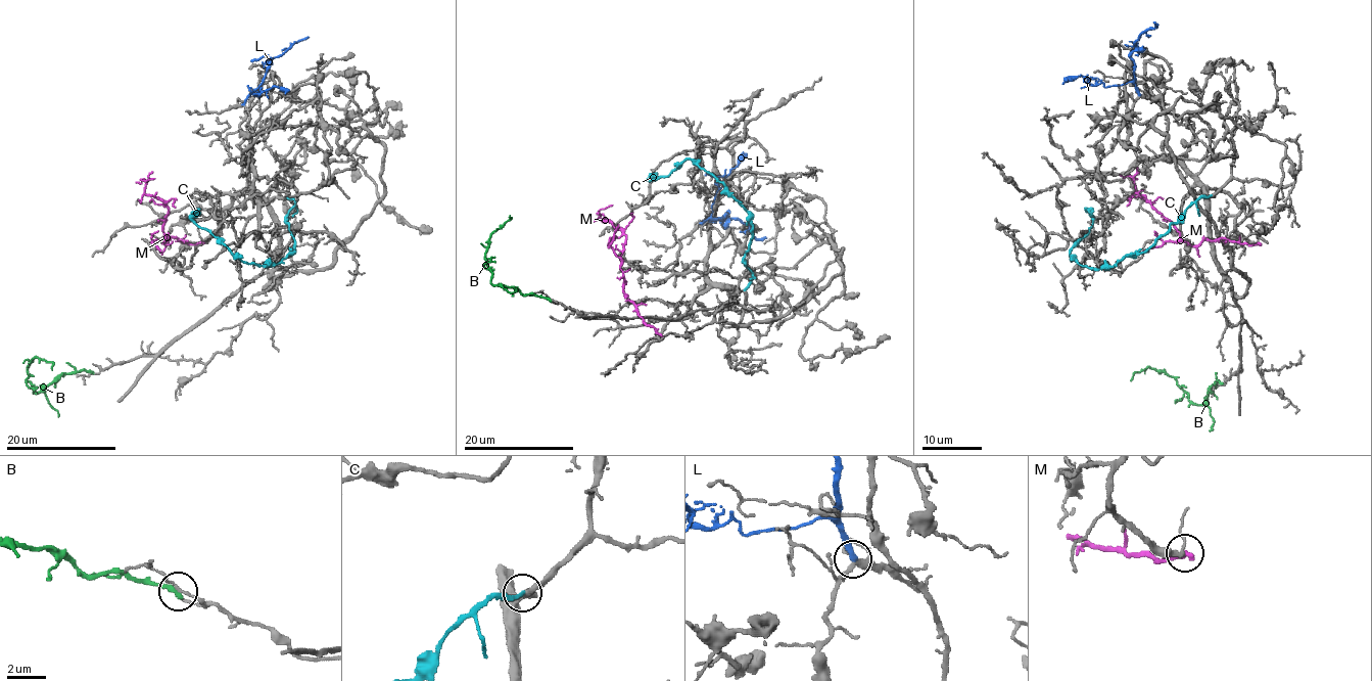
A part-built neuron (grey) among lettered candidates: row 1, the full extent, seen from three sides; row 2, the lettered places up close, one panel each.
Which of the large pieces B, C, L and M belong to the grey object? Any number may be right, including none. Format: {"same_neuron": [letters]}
{"same_neuron": []}

